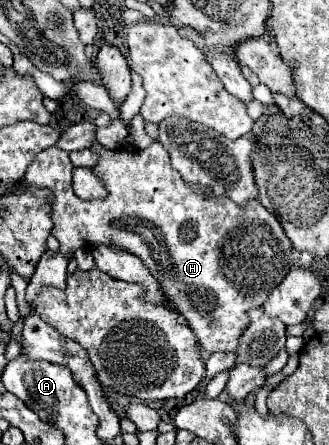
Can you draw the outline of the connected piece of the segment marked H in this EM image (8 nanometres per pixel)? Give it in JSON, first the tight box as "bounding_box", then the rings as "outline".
{"bounding_box":[24,142,294,354],"outline":[[[154,142],[148,150],[138,150],[138,148],[136,148],[136,150],[134,150],[134,148],[116,148],[116,150],[108,150],[108,148],[104,148],[102,144],[96,144],[94,150],[100,154],[100,162],[98,162],[98,166],[94,166],[94,170],[96,170],[96,176],[102,178],[102,182],[104,182],[104,186],[106,186],[106,190],[108,190],[108,198],[106,198],[106,200],[90,200],[90,202],[86,202],[86,200],[80,200],[80,198],[74,194],[72,187],[73,164],[70,162],[70,158],[68,158],[68,152],[64,152],[64,150],[56,148],[56,146],[50,146],[50,148],[42,150],[42,152],[34,158],[34,162],[28,166],[28,170],[26,170],[26,176],[24,176],[24,182],[26,182],[26,184],[42,186],[42,188],[46,186],[46,188],[50,188],[50,190],[56,194],[54,204],[52,204],[52,208],[54,208],[54,212],[52,212],[52,222],[54,222],[52,236],[58,238],[58,242],[60,242],[60,252],[62,252],[62,254],[70,254],[70,252],[74,252],[74,250],[78,250],[78,248],[94,248],[94,246],[98,246],[98,244],[110,244],[110,246],[124,248],[124,250],[136,254],[138,258],[144,260],[144,264],[146,264],[148,270],[152,272],[152,276],[158,278],[158,282],[162,284],[164,292],[168,294],[168,298],[170,298],[172,304],[176,306],[176,312],[178,312],[180,316],[186,318],[186,322],[188,322],[188,326],[194,330],[194,334],[196,334],[200,346],[202,346],[206,352],[210,352],[210,354],[212,354],[212,352],[234,352],[234,350],[236,350],[236,344],[238,344],[238,340],[240,340],[240,336],[242,336],[242,332],[244,332],[244,328],[248,326],[248,316],[246,316],[246,312],[248,312],[250,308],[254,308],[254,306],[264,304],[266,298],[268,298],[268,294],[280,284],[280,280],[286,276],[286,272],[288,272],[288,270],[292,268],[292,264],[294,264],[294,258],[292,258],[292,244],[290,244],[290,240],[286,238],[286,234],[284,234],[280,222],[276,222],[276,218],[260,204],[260,200],[250,202],[248,208],[238,208],[238,206],[232,204],[230,200],[216,202],[216,200],[212,200],[212,198],[204,198],[204,196],[196,194],[188,184],[184,184],[184,180],[180,178],[180,174],[170,166],[170,156],[168,156],[168,152],[160,146],[160,142]]]}

